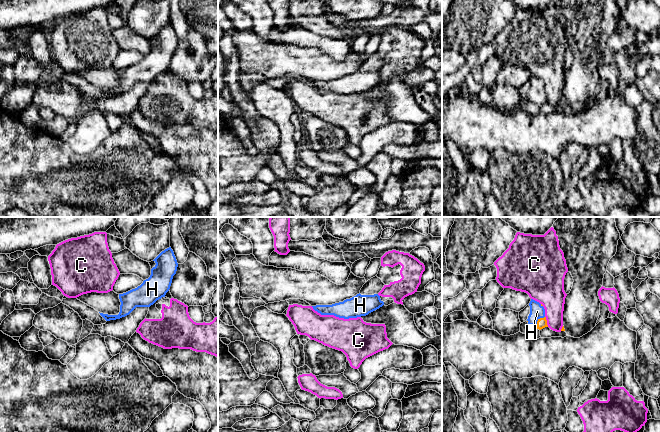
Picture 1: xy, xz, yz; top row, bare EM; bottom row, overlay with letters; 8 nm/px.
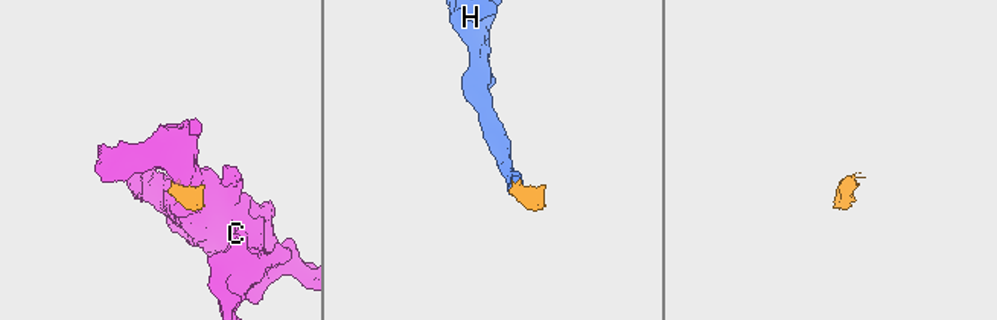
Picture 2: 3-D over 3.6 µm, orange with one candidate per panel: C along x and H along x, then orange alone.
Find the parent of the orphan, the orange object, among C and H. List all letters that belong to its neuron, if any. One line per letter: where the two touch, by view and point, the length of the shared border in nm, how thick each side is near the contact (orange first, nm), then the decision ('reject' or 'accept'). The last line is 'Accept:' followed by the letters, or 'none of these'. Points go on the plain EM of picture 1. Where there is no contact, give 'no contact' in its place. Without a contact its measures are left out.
C: yz (546, 97) | 90 nm | 80/240 nm | reject
H: yz (537, 97) | 120 nm | 80/120 nm | accept
Accept: H

